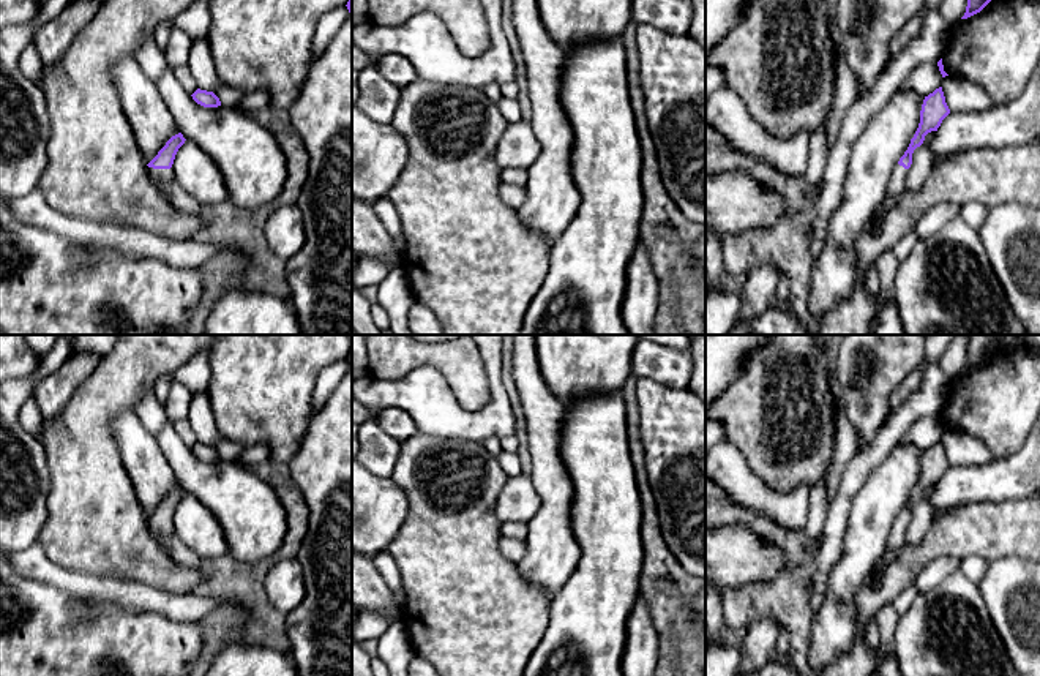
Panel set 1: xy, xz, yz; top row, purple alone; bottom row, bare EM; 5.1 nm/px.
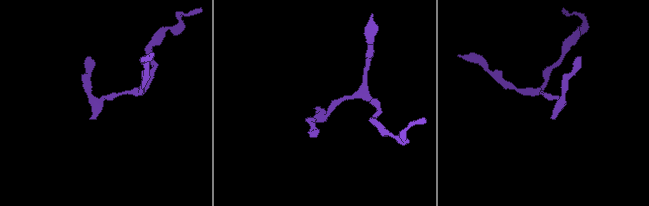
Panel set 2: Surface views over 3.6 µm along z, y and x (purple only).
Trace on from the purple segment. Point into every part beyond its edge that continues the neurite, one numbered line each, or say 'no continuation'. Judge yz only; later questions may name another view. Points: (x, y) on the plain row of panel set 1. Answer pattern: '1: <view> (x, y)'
1: yz (898, 536)

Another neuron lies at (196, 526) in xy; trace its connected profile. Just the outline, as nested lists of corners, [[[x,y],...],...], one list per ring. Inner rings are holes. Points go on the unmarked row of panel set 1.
[[[193,494],[178,502],[172,524],[175,535],[200,559],[215,559],[229,553],[216,516]]]

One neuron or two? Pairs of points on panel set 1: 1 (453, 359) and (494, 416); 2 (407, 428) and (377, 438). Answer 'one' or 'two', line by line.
1: two
2: two

